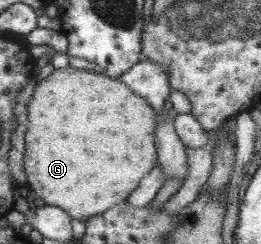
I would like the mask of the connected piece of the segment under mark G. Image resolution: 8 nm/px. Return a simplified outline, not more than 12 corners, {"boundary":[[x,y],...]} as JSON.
{"boundary":[[70,65],[25,107],[27,195],[83,221],[156,165],[154,112]]}

